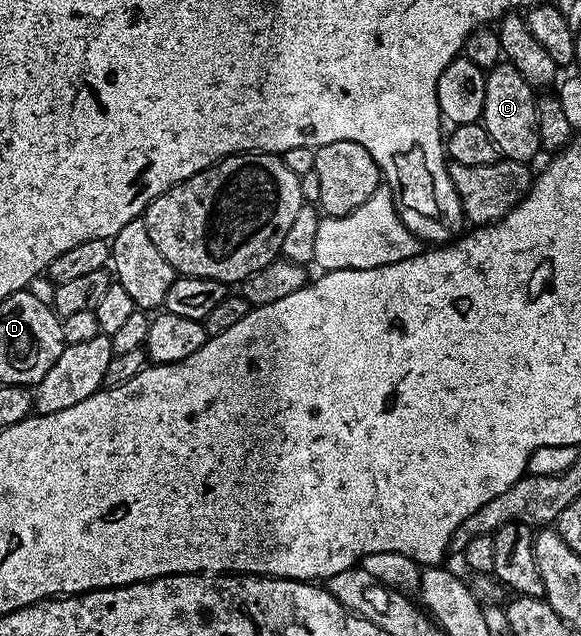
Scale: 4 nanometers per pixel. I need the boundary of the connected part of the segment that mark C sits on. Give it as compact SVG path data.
M506 60L499 61L493 69L486 71L486 76L483 127L489 136L493 136L493 144L497 144L502 157L514 162L534 163L534 158L541 154L535 115L536 91L527 83L525 76L521 76L521 72L517 72L517 68Z

